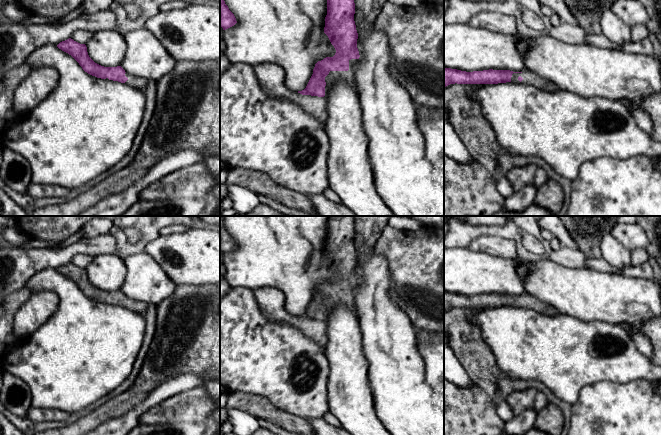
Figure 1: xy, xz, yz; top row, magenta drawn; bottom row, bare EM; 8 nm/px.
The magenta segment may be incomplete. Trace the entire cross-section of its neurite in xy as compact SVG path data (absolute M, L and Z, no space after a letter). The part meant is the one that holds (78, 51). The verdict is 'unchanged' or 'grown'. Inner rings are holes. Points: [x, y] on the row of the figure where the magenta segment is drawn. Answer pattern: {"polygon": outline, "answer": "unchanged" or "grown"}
{"polygon": "M69 38L60 42L57 47L71 55L88 74L97 78L118 81L126 85L144 91L148 80L127 73L121 66L104 67L95 63L88 55L85 44L80 44Z", "answer": "grown"}

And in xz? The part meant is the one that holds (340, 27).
{"polygon": "M327 0L324 33L336 53L315 64L306 86L298 93L324 97L333 81L346 81L358 96L355 83L355 64L360 57L357 48L358 33L354 21L354 0Z", "answer": "grown"}

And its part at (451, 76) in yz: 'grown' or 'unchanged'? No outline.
grown

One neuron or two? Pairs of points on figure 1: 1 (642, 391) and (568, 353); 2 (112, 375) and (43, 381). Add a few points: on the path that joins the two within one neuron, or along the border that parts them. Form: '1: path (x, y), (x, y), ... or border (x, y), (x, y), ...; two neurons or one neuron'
1: border (603, 380), (619, 383), (636, 380), (649, 381); two neurons
2: path (95, 375), (62, 375), (60, 377); one neuron

